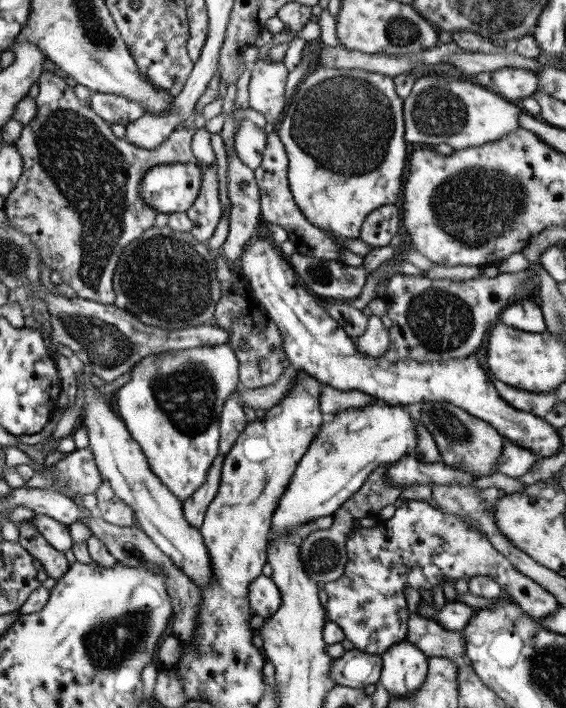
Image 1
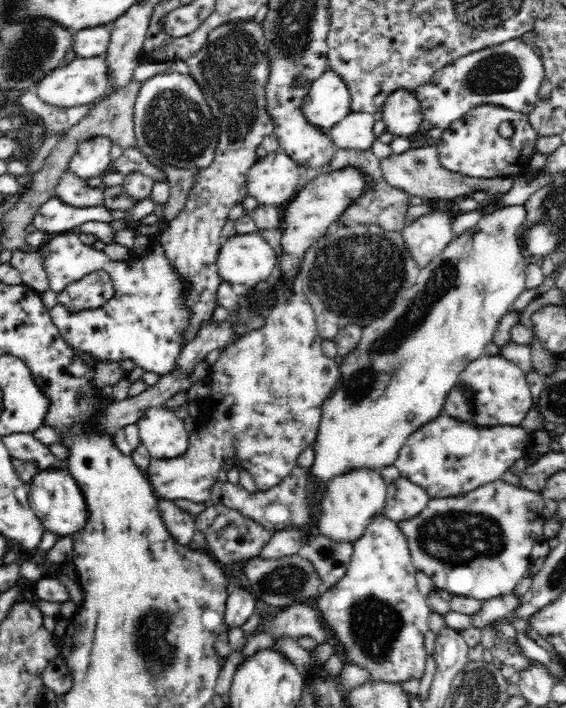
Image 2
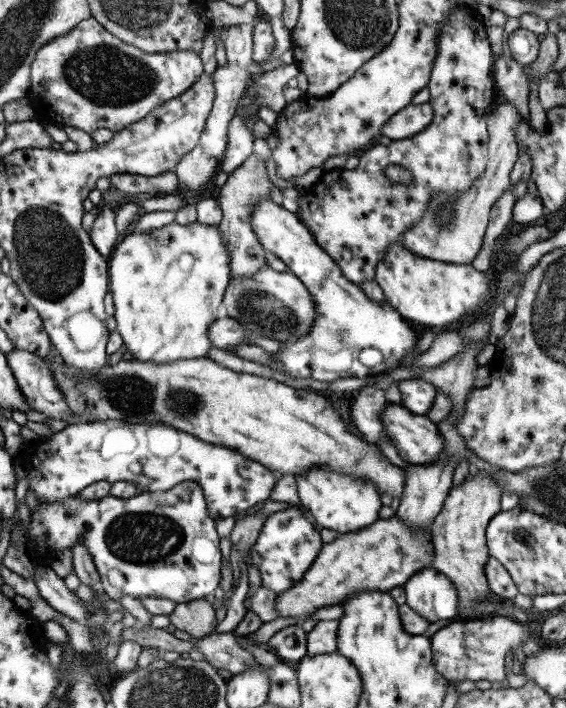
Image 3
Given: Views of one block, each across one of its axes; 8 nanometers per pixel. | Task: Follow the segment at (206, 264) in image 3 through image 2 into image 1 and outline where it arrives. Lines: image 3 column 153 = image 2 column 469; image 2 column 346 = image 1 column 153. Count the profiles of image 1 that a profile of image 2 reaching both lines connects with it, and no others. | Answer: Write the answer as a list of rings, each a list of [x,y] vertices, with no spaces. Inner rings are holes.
[[[229,344],[198,345],[175,353],[142,357],[132,370],[132,377],[117,391],[114,404],[132,439],[141,447],[150,470],[183,503],[205,483],[206,473],[218,455],[220,418],[224,404],[239,382],[239,360]]]

